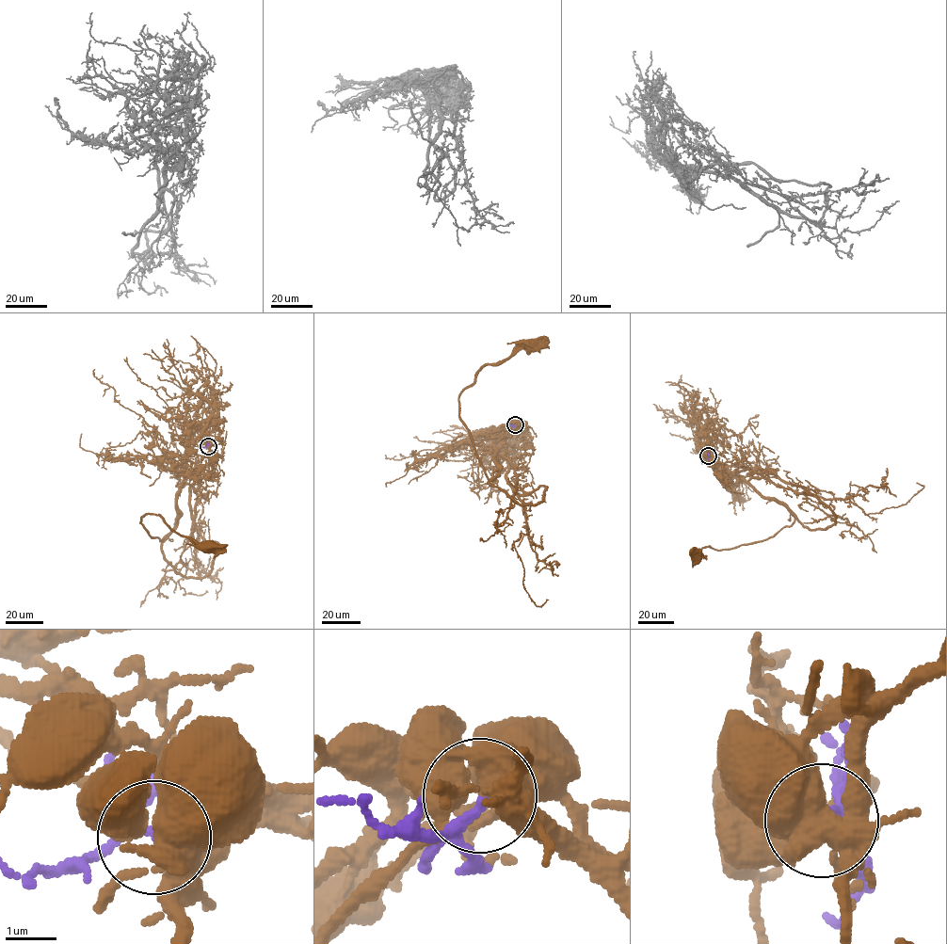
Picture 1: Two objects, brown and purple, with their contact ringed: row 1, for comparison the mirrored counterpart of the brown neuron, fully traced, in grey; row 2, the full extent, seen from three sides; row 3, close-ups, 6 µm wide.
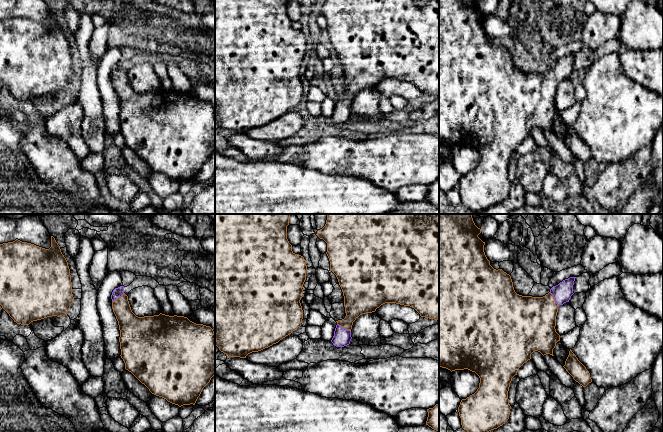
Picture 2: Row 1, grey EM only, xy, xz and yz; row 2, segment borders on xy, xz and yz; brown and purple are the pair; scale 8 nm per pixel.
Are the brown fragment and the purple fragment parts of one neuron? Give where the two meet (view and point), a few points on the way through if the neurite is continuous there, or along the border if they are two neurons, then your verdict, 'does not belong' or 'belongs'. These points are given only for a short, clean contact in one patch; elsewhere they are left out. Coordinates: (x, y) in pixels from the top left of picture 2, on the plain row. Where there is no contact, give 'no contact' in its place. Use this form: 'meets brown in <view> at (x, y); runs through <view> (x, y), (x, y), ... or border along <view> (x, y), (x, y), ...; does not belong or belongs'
meets brown in xz at (344, 103); runs through xz (358, 76), (344, 103), (342, 113); belongs

